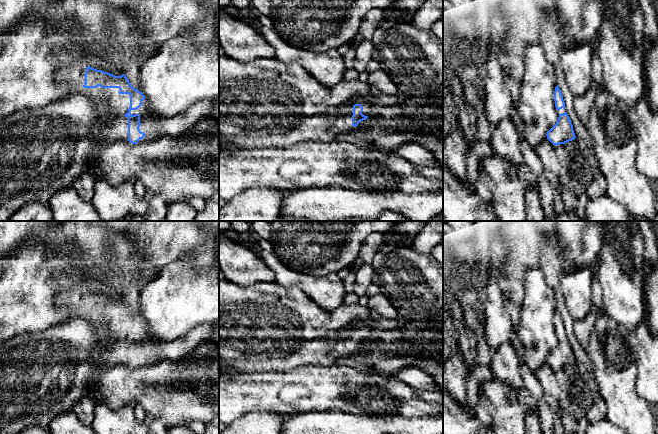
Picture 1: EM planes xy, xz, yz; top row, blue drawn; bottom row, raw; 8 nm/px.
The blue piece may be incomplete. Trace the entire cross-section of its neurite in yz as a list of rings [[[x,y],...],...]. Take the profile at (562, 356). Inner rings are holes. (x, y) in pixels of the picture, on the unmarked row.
[[[558,309],[555,311],[554,325],[559,341],[556,348],[547,356],[546,360],[547,363],[556,370],[572,365],[576,360]]]

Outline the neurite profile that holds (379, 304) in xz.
[[[382,294],[372,296],[367,305],[374,313],[385,319],[397,319],[398,311],[391,302]]]

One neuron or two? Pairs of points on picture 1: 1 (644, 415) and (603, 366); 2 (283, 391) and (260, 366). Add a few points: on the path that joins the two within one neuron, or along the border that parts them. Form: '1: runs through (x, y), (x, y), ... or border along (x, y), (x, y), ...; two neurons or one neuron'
1: runs through (632, 403), (617, 388), (615, 378); one neuron
2: border along (266, 370), (241, 373); two neurons

